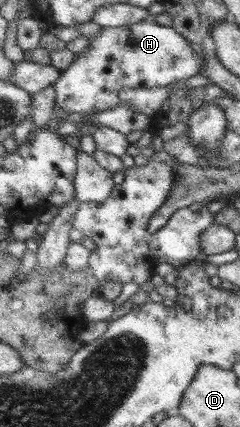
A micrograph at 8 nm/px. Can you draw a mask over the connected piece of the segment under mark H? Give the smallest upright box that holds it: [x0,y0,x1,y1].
[55,20,204,121]

